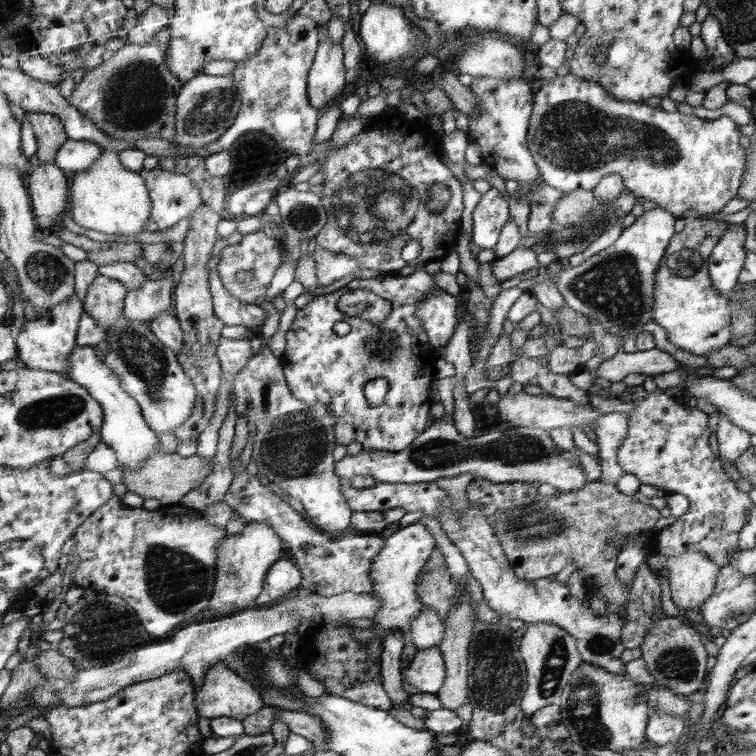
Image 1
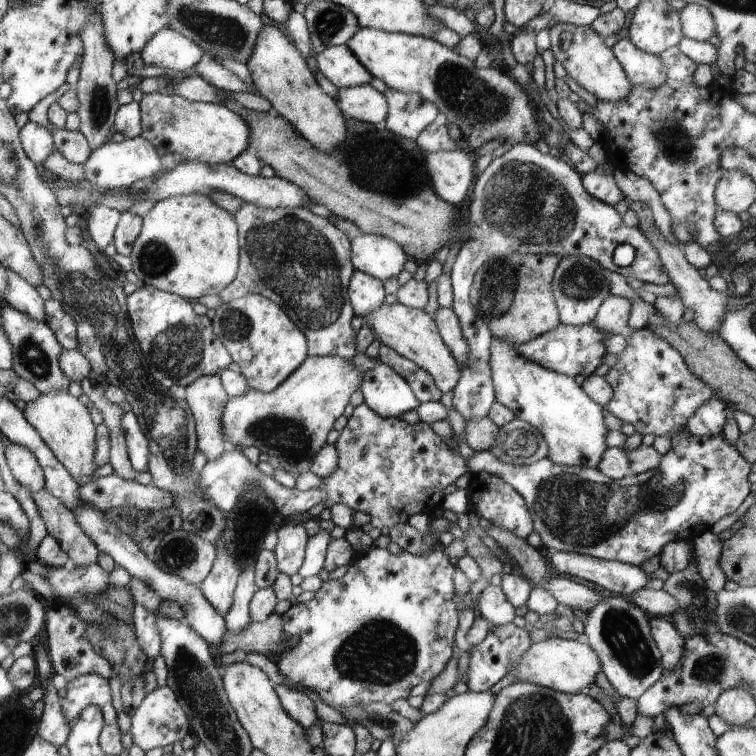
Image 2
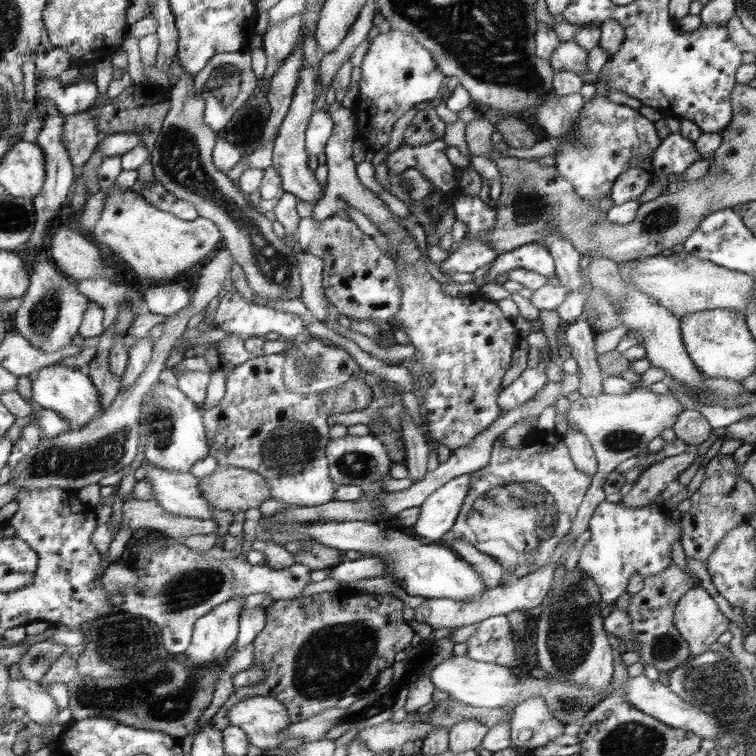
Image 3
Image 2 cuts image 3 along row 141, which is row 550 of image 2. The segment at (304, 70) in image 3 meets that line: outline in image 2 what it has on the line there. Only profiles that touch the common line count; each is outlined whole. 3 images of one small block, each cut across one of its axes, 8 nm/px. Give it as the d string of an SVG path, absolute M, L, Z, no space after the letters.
M284 526L276 534L278 543L273 554L277 559L278 569L288 577L298 573L304 563L304 548L308 534L305 526Z

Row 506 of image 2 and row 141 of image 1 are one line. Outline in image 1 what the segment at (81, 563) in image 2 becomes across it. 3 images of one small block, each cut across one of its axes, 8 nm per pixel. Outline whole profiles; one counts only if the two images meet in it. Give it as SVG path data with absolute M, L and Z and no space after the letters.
M26 110L25 112L30 115L30 123L33 125L38 142L35 158L52 163L58 149L64 145L64 142L68 141L68 135L62 121L55 114L27 112Z

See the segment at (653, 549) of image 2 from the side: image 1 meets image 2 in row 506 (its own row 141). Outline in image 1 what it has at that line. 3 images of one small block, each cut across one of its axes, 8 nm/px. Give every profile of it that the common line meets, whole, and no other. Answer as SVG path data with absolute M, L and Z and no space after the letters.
M556 76L552 82L541 82L536 90L535 110L532 111L530 130L527 134L527 140L530 142L530 150L534 154L535 164L539 166L543 175L545 184L556 188L560 193L572 192L583 188L584 190L595 190L597 184L604 176L611 173L619 174L622 177L625 190L633 192L636 197L642 196L645 200L651 200L656 205L667 209L677 218L686 220L698 219L704 217L719 217L722 207L732 198L736 198L739 194L738 186L740 186L740 178L743 178L744 164L748 162L748 154L738 146L740 134L738 134L738 125L730 118L730 116L721 116L716 120L708 120L697 117L696 115L688 115L679 111L668 112L662 109L660 105L652 107L650 105L618 100L616 97L608 93L602 85L596 84L595 81L588 81L582 77L573 76Z

